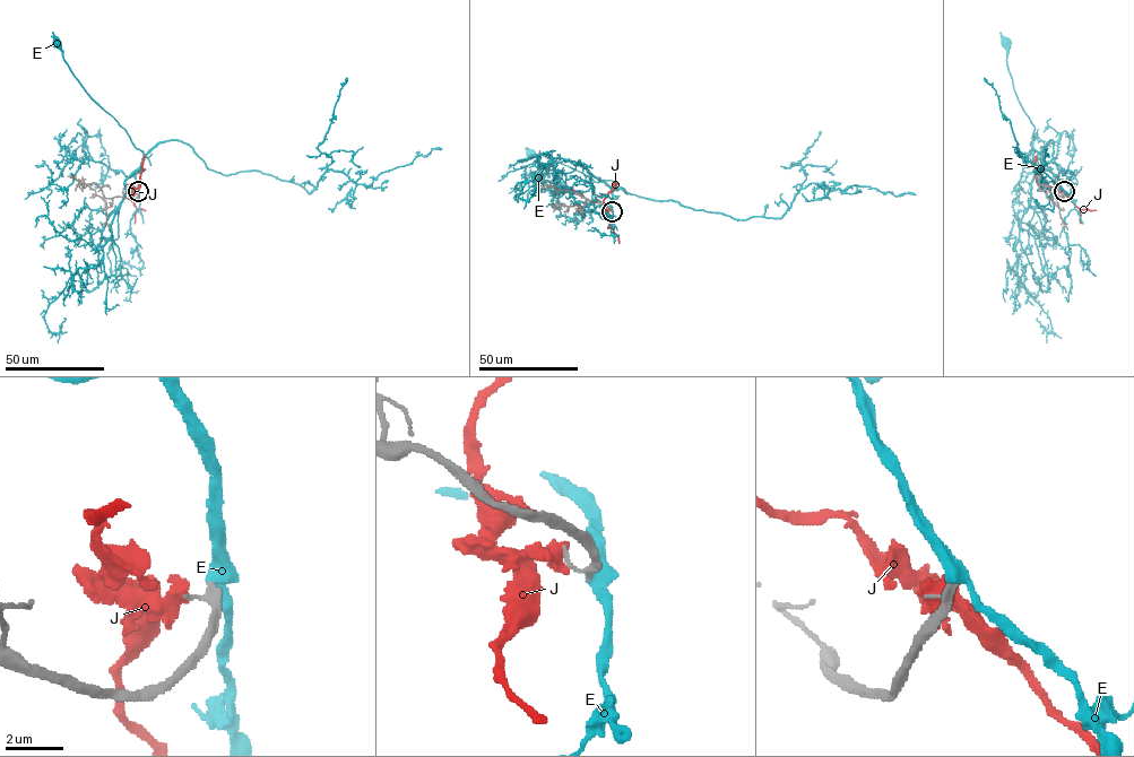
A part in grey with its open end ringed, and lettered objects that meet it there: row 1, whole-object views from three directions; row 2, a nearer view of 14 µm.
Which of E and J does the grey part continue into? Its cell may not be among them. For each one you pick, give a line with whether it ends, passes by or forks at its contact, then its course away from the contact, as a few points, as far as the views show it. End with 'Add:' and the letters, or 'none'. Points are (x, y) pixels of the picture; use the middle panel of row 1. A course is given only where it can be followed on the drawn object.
E: it passes by; course (612, 211), (609, 201), (617, 189), (609, 180), (595, 181), (560, 162), (530, 153)
Add: E

